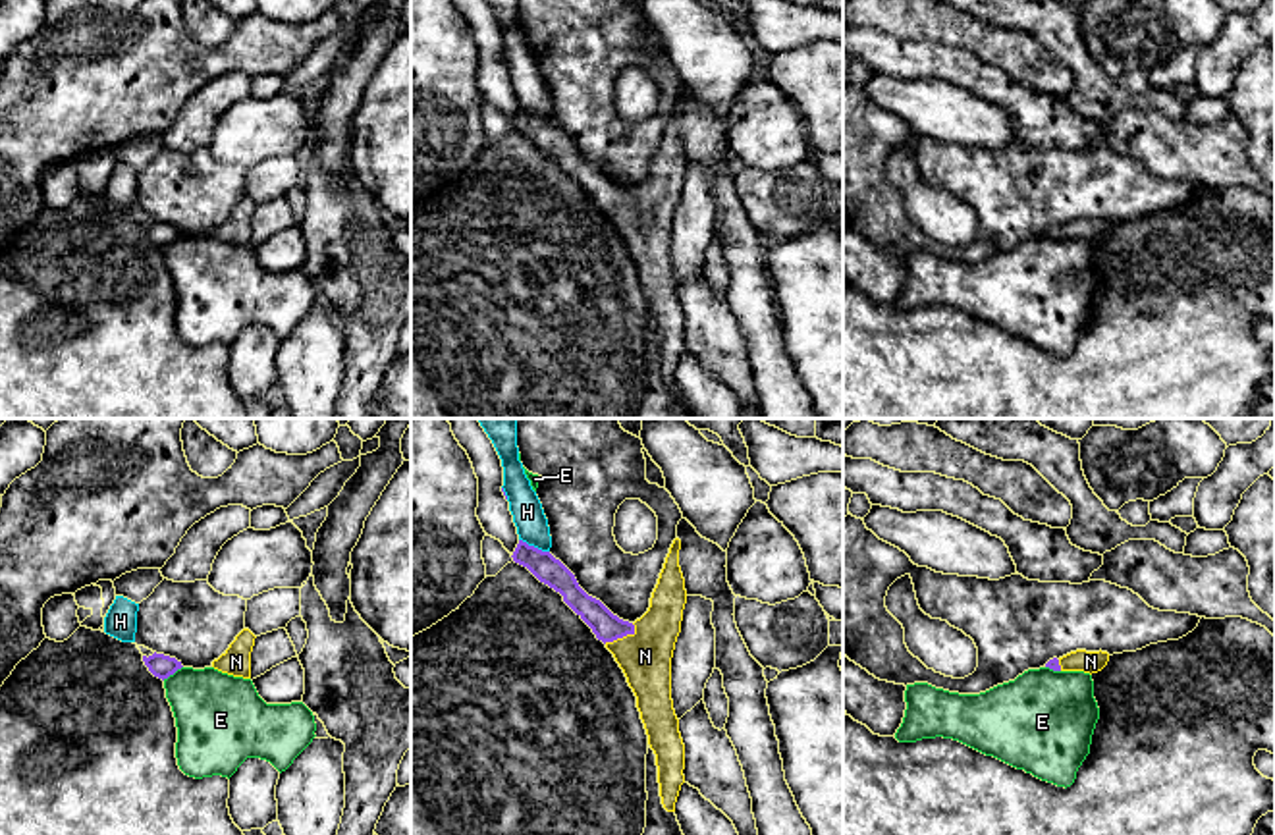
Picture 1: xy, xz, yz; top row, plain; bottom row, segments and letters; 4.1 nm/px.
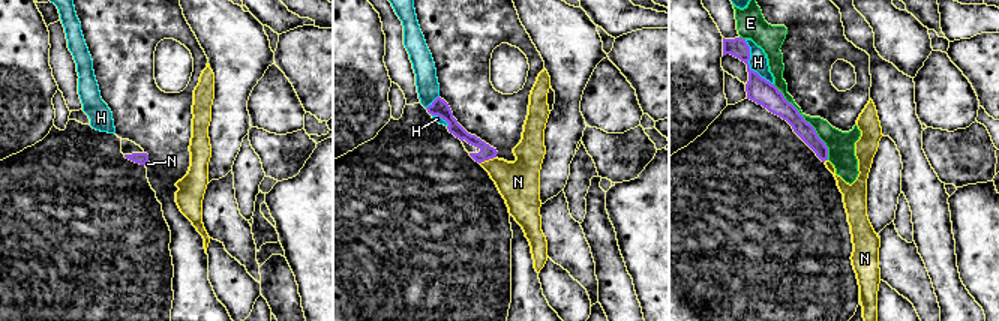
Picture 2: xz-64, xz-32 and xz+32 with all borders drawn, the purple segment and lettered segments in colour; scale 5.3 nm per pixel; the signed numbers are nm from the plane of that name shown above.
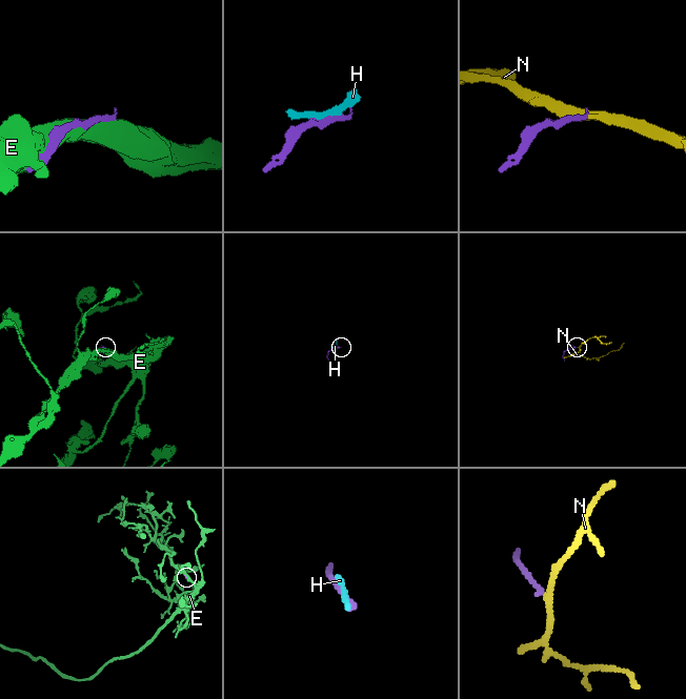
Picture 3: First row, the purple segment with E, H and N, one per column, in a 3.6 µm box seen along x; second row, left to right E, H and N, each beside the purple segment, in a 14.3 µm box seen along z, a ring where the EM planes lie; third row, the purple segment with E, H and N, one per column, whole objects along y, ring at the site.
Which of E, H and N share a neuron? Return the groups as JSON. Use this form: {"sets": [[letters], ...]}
{"sets": [["E"], ["H"], ["N"]]}

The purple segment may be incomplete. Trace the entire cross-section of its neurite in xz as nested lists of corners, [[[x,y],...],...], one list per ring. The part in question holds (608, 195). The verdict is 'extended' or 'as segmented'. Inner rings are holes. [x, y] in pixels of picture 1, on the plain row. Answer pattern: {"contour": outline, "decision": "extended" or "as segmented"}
{"contour": [[[675,106],[650,175],[635,191],[619,187],[600,168],[588,164],[575,143],[550,120],[519,108],[511,123],[515,131],[563,164],[563,170],[592,197],[623,237],[637,264],[648,312],[656,322],[660,364],[667,380],[675,380],[685,351],[685,312],[671,268],[671,226],[687,172],[679,118],[681,108]]], "decision": "extended"}

